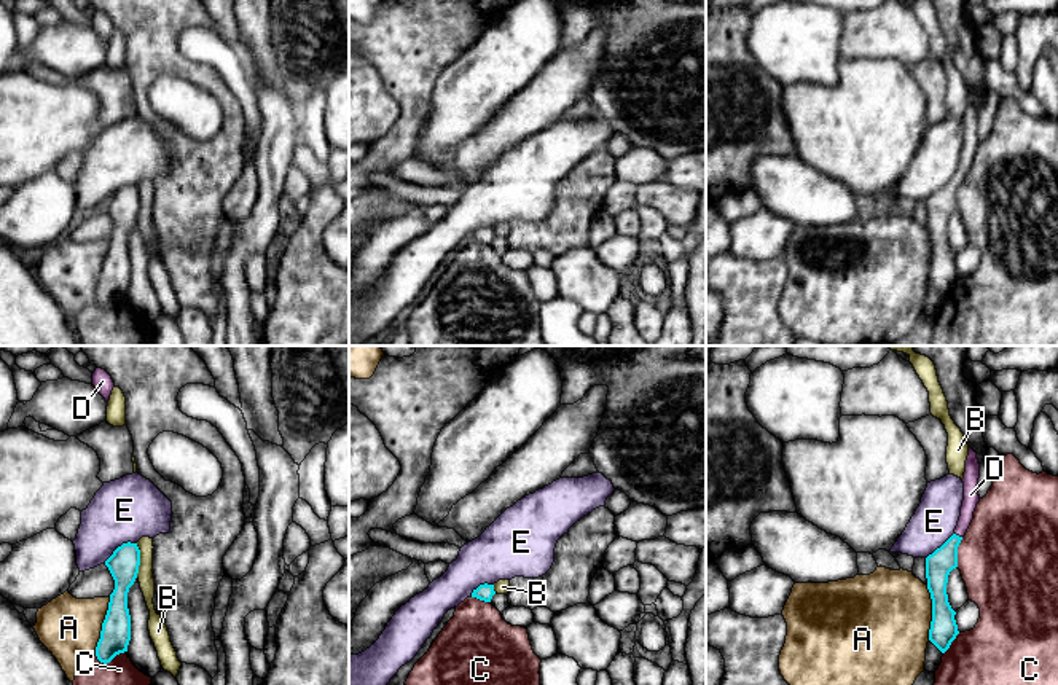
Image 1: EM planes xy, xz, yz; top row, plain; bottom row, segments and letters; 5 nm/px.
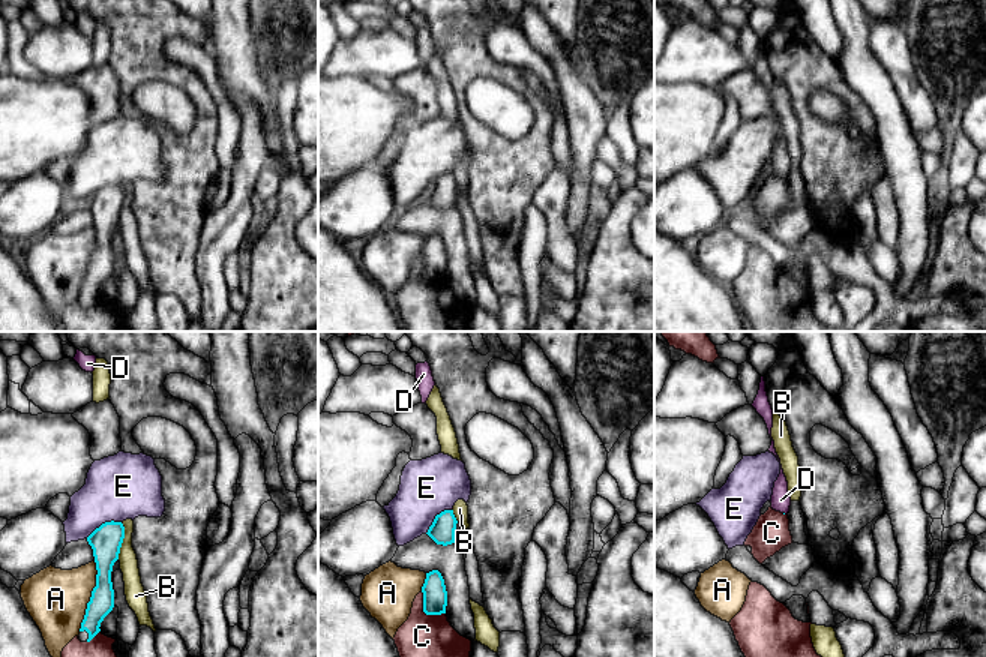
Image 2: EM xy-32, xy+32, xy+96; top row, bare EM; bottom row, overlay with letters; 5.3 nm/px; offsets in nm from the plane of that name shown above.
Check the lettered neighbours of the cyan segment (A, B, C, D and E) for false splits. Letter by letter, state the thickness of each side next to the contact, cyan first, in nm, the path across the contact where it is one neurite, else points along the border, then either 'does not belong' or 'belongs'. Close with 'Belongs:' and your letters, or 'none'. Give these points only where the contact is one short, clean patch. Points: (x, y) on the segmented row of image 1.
A: 150 nm thick on the cyan side, 300 nm on the other; does not belong
B: 160 nm thick on the cyan side, 80 nm on the other; border along xy (136, 544), (139, 550), (137, 577); does not belong
C: 150 nm thick on the cyan side, 140 nm on the other; does not belong
D: 140 nm thick on the cyan side, 80 nm on the other; runs through yz (939, 564), (958, 536), (966, 518), (971, 494); belongs
E: 160 nm thick on the cyan side, 320 nm on the other; does not belong
Belongs: D

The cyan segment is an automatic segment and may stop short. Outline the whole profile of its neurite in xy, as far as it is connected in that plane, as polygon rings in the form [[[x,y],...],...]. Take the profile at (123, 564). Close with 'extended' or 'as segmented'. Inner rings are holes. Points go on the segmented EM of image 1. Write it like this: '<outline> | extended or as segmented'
[[[127,542],[118,546],[105,561],[105,566],[115,580],[115,589],[110,594],[108,610],[96,647],[96,656],[104,664],[110,663],[116,655],[127,652],[131,640],[127,593],[137,578],[140,566],[137,543]]] | as segmented

